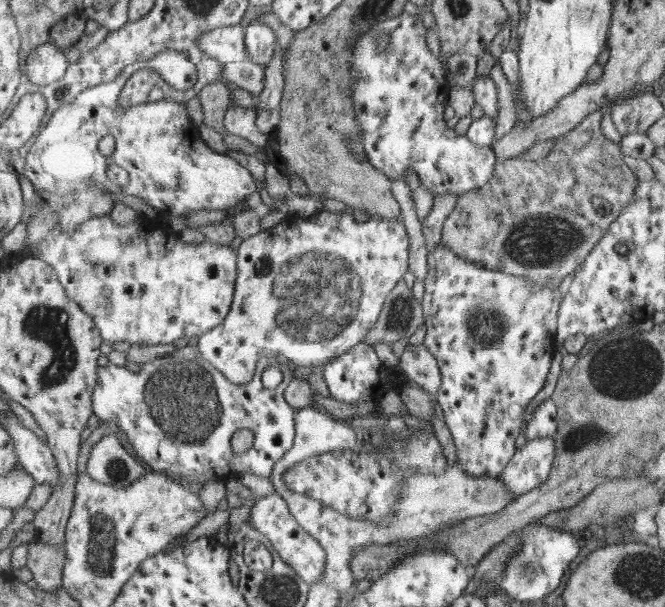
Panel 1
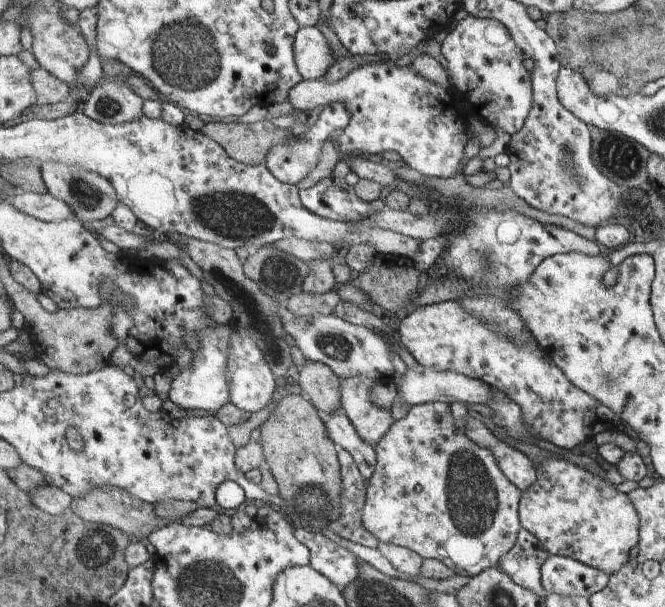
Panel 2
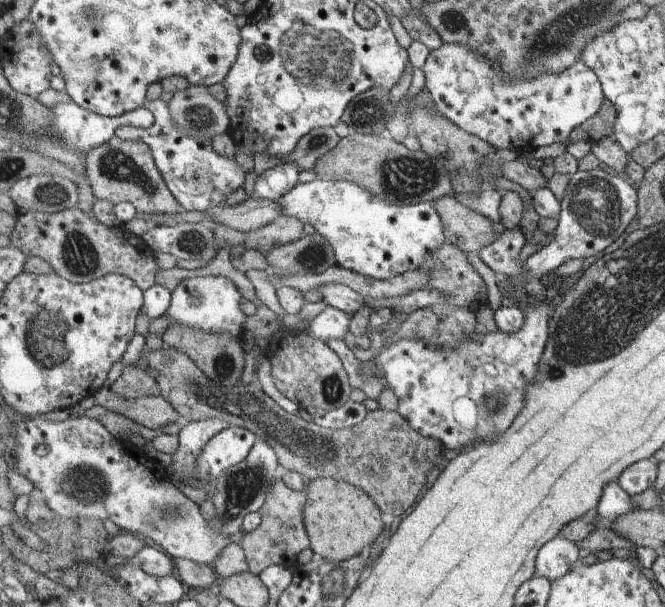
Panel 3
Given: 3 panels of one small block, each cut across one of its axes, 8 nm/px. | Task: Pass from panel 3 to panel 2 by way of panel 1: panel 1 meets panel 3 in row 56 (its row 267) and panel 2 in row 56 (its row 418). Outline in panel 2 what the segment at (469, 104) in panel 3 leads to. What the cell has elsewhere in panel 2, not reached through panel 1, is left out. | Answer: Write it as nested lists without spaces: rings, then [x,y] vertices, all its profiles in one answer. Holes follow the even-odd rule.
[[[470,15],[449,31],[441,44],[448,70],[457,91],[469,91],[484,124],[496,126],[511,136],[525,125],[534,109],[532,72],[523,64],[527,57],[514,41],[510,30],[498,20]]]

